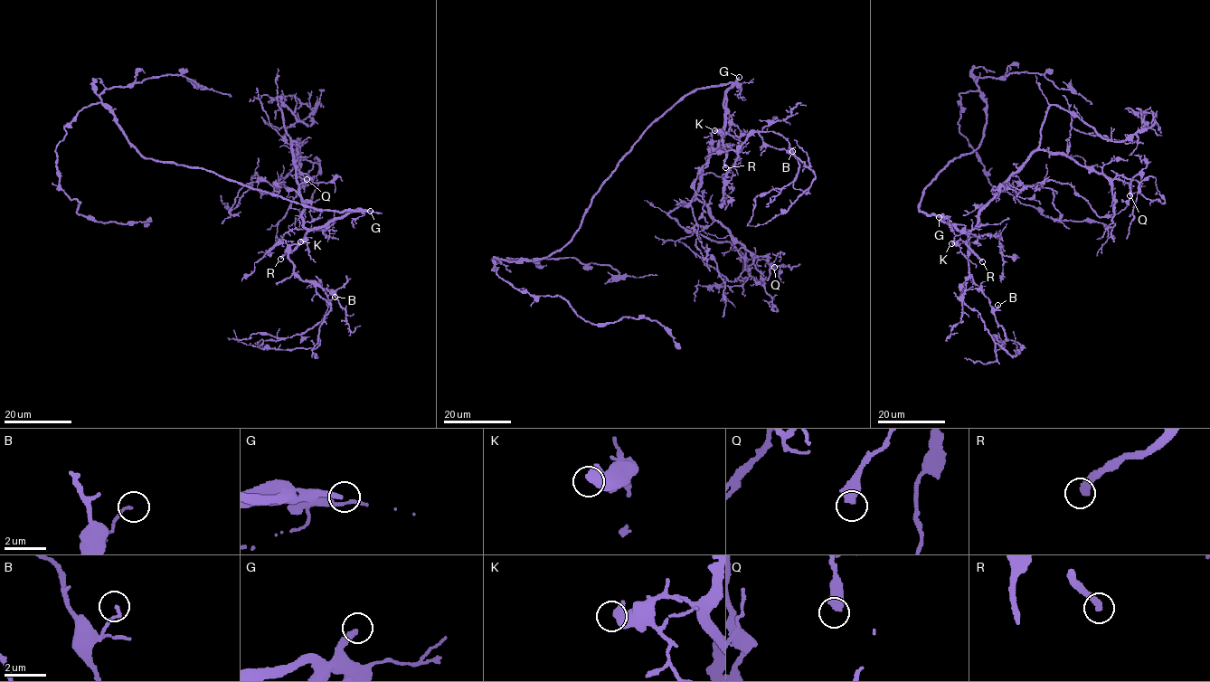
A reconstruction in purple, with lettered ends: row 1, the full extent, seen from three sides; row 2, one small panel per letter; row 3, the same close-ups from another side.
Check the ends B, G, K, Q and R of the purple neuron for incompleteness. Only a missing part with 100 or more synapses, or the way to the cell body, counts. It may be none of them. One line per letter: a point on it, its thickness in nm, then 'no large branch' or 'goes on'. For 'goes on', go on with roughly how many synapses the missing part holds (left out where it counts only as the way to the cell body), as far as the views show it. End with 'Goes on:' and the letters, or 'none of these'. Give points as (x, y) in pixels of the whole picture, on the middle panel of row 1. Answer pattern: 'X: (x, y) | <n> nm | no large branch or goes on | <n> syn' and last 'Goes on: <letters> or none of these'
B: (792, 151) | 120 nm | no large branch
G: (739, 77) | 280 nm | goes on
K: (714, 130) | 550 nm | no large branch
Q: (774, 267) | 500 nm | no large branch
R: (725, 167) | 320 nm | goes on | 300 syn
Goes on: G, R

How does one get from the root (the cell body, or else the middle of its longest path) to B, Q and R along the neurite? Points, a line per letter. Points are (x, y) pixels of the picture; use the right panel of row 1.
B: (924, 189), (920, 212), (940, 216), (966, 232), (968, 274), (962, 289), (978, 288), (991, 307), (997, 305)
Q: (924, 189), (920, 212), (969, 233), (1004, 182), (1038, 150), (1064, 154), (1108, 178), (1129, 178), (1129, 195)
R: (924, 189), (920, 212), (940, 216), (946, 222), (955, 224), (958, 231), (966, 232), (968, 244), (982, 261)

